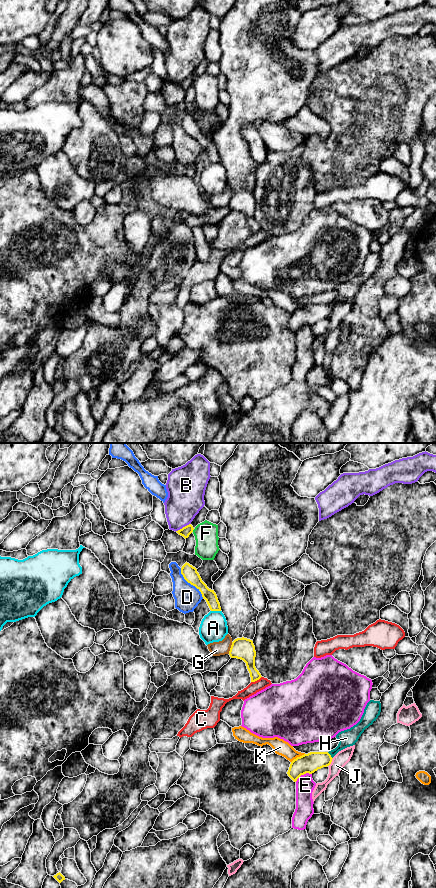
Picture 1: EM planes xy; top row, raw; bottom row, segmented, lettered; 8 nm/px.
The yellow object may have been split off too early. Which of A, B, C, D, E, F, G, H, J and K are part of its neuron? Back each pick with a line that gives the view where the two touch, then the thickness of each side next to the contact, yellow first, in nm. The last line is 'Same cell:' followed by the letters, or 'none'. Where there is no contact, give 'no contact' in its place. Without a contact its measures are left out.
Same cell: none

